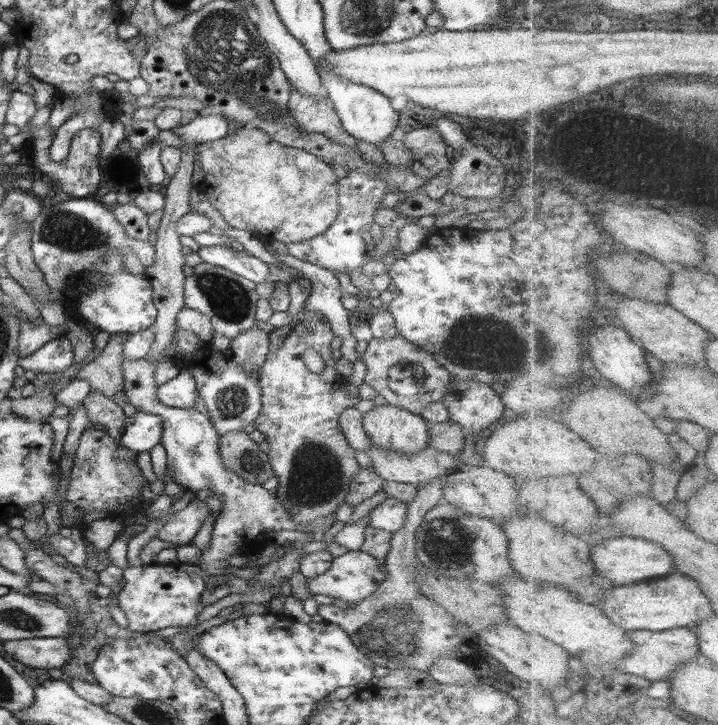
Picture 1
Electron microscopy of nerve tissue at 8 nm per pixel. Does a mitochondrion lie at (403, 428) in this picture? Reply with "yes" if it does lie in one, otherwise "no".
no

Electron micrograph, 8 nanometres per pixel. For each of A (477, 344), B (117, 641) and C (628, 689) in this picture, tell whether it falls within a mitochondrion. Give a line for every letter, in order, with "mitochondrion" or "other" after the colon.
A: mitochondrion
B: other
C: other

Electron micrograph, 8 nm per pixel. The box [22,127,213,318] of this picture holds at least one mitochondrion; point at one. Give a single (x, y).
(63, 229)

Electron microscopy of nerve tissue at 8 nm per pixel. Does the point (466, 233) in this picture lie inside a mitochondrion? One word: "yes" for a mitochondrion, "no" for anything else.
no

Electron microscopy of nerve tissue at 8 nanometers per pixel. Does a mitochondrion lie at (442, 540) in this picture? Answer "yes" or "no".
yes

